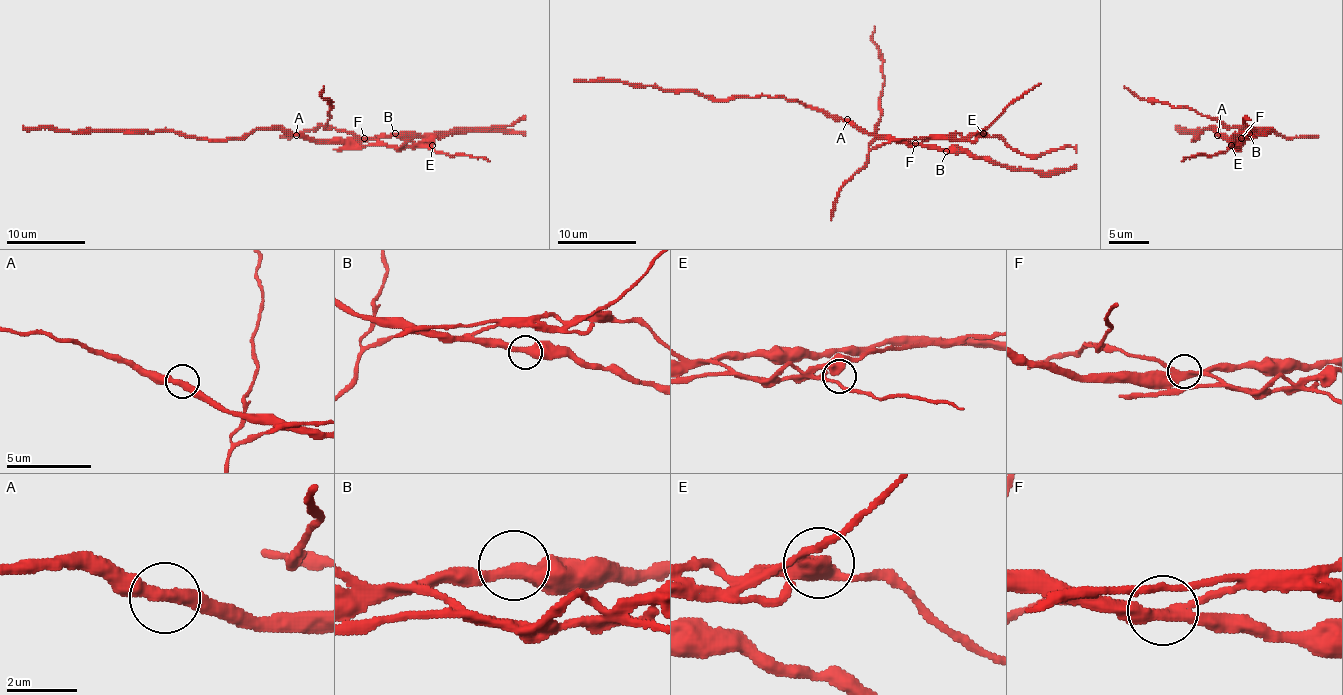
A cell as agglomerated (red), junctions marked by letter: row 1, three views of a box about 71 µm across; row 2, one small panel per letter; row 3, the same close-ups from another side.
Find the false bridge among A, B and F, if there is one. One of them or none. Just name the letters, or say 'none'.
F

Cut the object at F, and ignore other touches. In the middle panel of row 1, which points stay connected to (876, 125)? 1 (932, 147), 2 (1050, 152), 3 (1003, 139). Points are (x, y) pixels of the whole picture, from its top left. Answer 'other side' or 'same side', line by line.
1: other side
2: same side
3: same side

